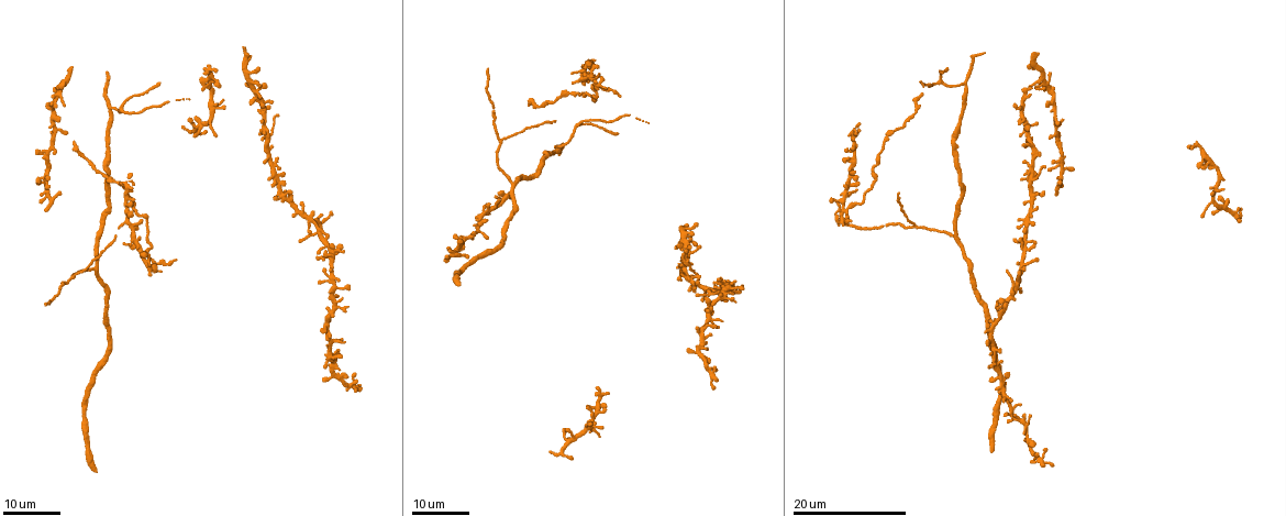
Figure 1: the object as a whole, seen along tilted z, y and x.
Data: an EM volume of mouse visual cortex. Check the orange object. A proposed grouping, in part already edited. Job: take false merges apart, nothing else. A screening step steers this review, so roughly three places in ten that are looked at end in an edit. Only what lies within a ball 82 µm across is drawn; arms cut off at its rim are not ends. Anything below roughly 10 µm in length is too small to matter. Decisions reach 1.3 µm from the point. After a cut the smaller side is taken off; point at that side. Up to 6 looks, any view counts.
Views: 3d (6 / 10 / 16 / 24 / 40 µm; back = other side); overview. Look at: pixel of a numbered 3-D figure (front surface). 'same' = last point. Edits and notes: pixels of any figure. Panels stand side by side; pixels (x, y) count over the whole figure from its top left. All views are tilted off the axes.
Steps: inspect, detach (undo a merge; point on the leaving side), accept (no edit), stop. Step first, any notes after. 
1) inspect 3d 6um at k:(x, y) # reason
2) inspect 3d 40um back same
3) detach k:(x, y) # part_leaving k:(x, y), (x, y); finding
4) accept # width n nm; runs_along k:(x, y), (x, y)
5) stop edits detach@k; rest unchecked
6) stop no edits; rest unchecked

inspect 3d 16um at 1:(145, 260) # sharp bend

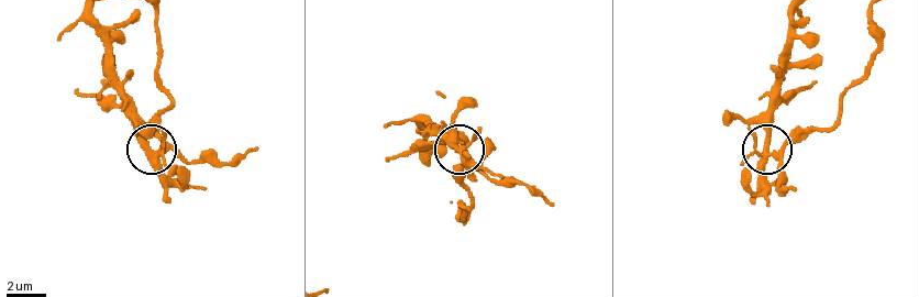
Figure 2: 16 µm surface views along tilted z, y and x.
inspect 3d 6um at 2:(767, 152)

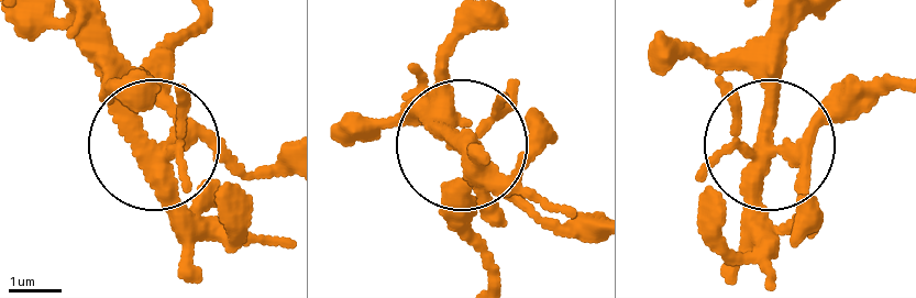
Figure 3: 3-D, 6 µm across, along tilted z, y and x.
detach 3:(847, 112) # width 310 nm; part_leaving 3:(780, 153), (896, 87); two cells meet here

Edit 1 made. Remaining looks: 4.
inspect 3d 16um at 1:(74, 276) # three-way junction

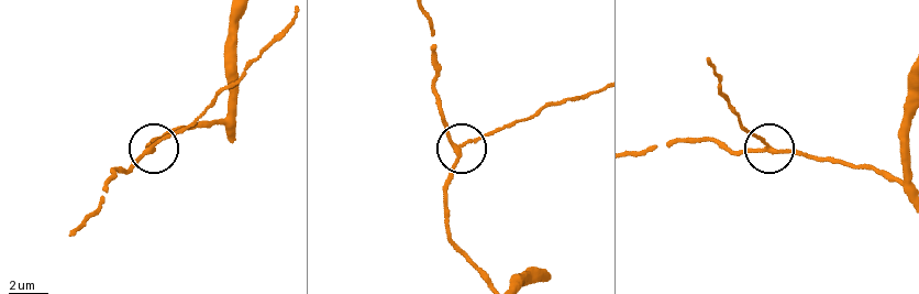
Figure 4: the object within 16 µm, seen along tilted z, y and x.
inspect 3d 10um at 4:(151, 148)

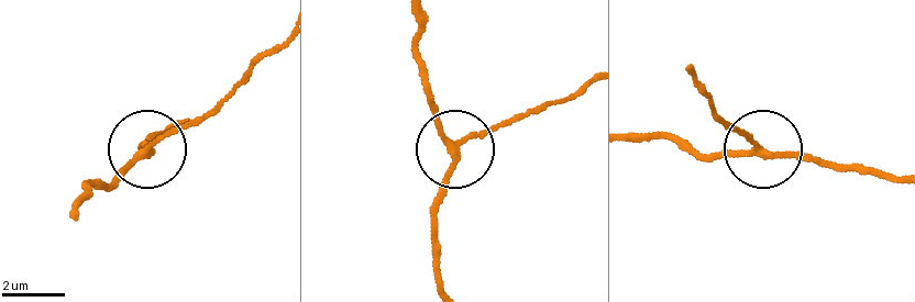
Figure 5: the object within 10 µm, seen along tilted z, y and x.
accept # width 180 nm; runs_along 5:(441, 283), (436, 205), (454, 149), (429, 97); all the same cell

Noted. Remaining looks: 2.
inspect 3d 24um at 1:(92, 267) # three-way junction

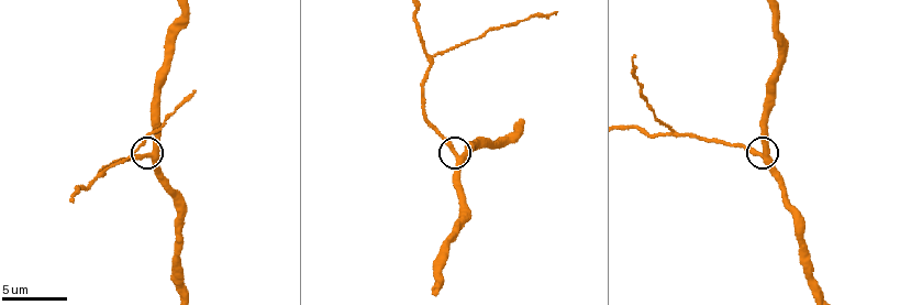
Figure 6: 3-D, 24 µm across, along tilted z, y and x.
inspect 3d 6um at 6:(458, 157)

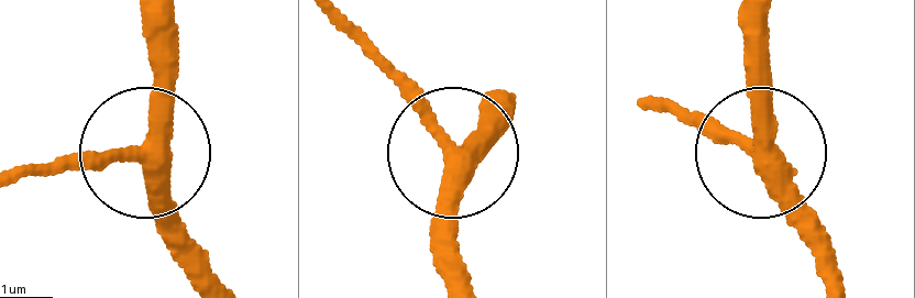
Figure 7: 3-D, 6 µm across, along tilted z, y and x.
accept # side_arm 47 um; arms 3; one cell here

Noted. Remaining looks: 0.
stop edits detach@3; rest unchecked

